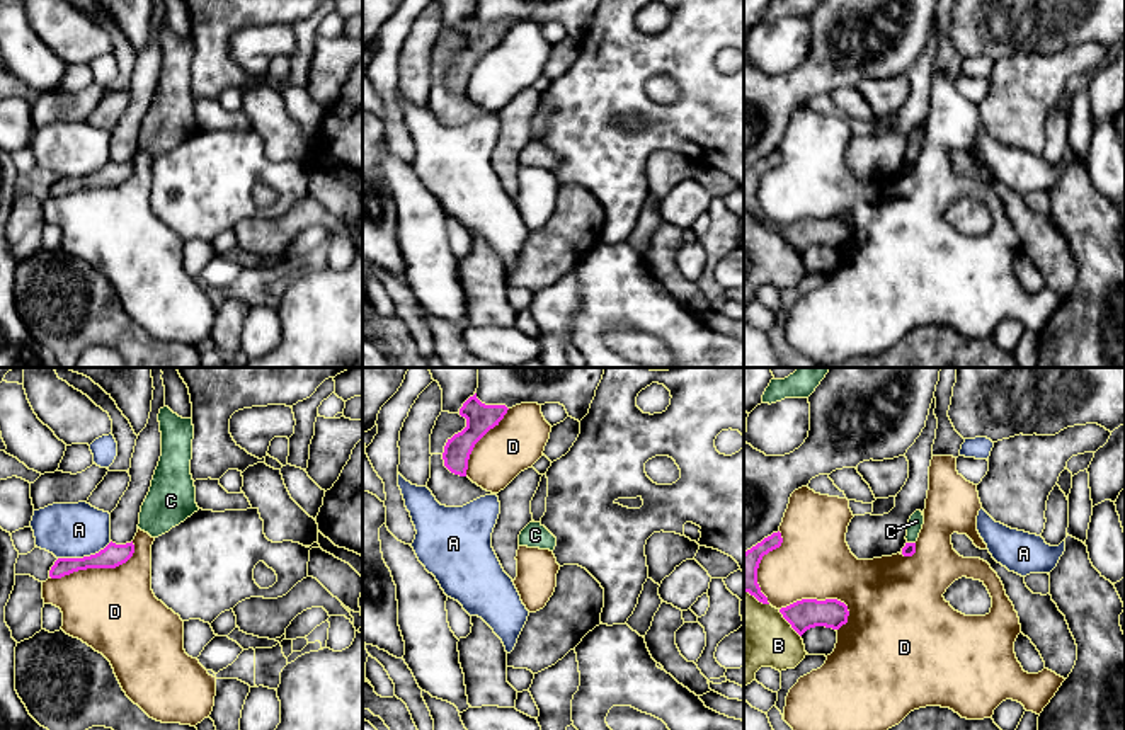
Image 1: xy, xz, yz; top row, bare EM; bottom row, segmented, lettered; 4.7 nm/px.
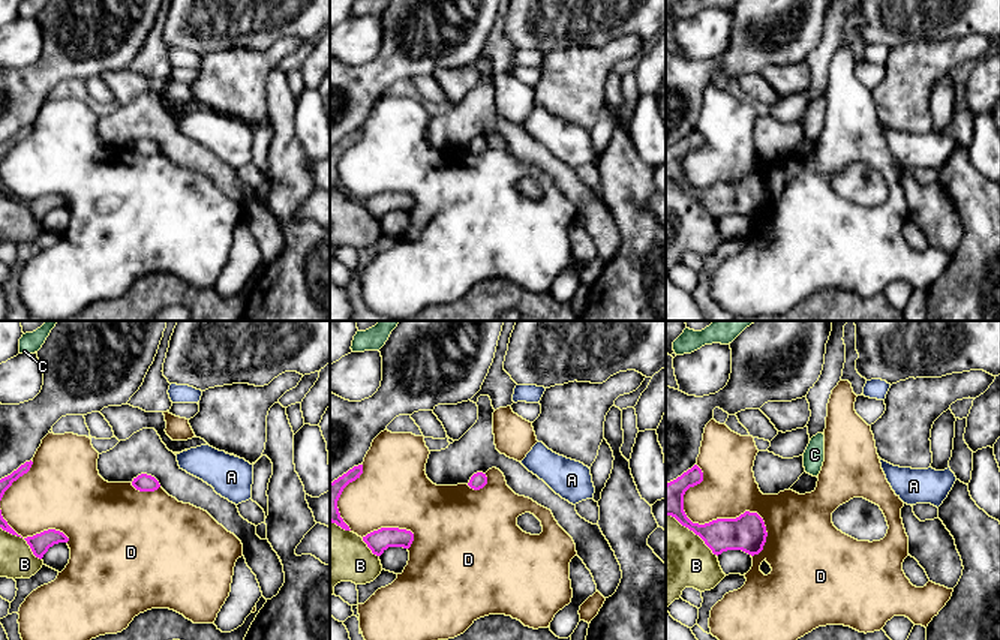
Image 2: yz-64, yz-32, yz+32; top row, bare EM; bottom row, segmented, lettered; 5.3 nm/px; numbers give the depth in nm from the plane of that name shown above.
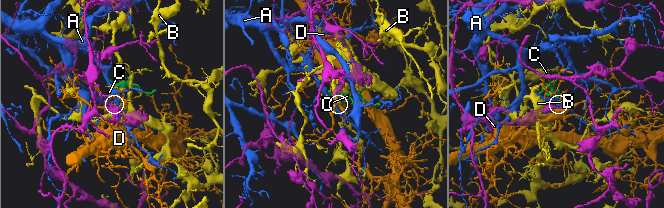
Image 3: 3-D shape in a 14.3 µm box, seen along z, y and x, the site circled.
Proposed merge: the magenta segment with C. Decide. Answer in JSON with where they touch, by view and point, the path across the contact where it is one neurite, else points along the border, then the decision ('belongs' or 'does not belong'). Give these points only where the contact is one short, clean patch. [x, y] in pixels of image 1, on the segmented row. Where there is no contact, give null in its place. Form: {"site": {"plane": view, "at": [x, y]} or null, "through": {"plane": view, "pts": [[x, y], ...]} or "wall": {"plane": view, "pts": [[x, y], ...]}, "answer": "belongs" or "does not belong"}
{"site": {"plane": "yz", "at": [911, 543]}, "wall": {"plane": "yz", "pts": [[907, 541], [914, 543]]}, "answer": "does not belong"}

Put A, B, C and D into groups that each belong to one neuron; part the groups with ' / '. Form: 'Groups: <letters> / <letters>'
Groups: A / B / C / D

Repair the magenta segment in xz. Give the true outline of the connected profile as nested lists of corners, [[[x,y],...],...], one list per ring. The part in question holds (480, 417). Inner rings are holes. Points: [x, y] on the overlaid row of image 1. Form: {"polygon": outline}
{"polygon": [[[470,396],[460,408],[460,415],[466,419],[466,427],[448,439],[443,453],[444,466],[460,476],[466,476],[468,459],[475,444],[507,413],[505,405],[485,405]]]}

